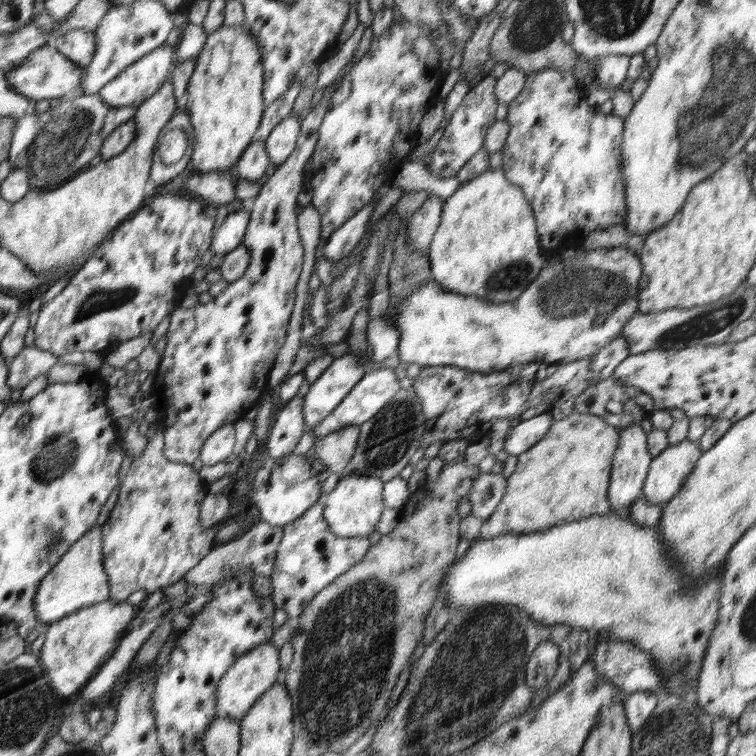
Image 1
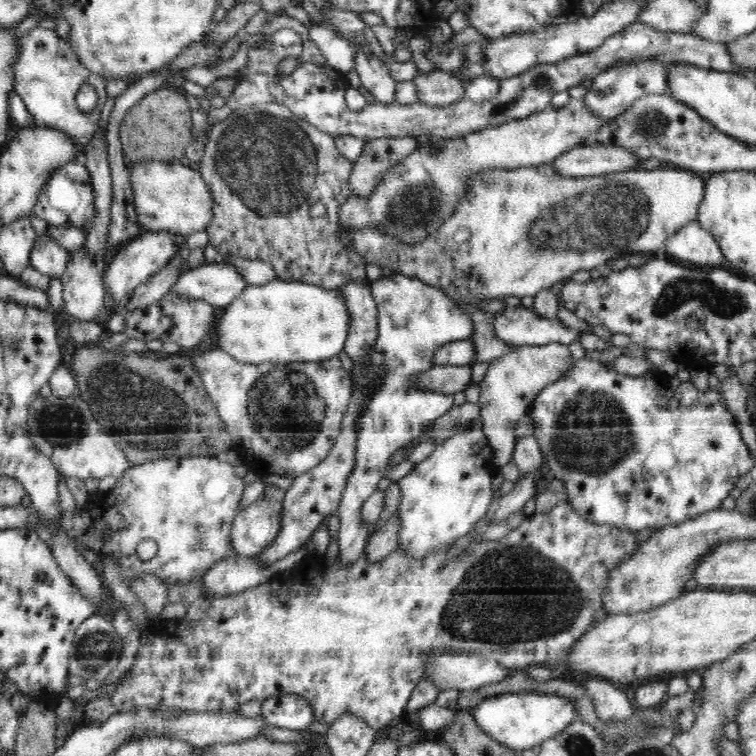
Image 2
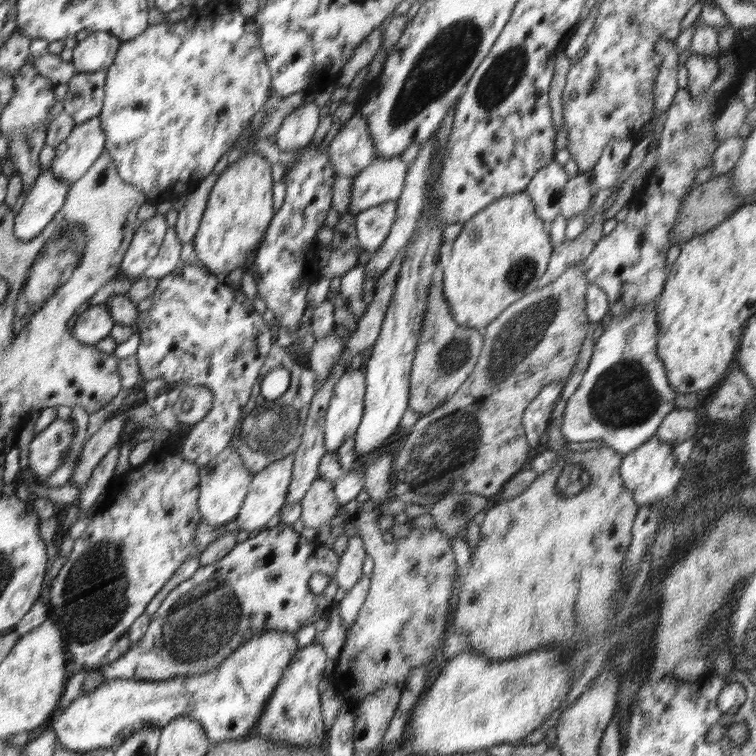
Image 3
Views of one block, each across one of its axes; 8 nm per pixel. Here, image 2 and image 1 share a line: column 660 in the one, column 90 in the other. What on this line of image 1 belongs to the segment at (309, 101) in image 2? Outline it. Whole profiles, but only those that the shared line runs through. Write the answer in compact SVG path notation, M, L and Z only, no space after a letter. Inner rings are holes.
M84 29L72 30L54 38L53 43L68 60L86 68L95 51L95 34Z

